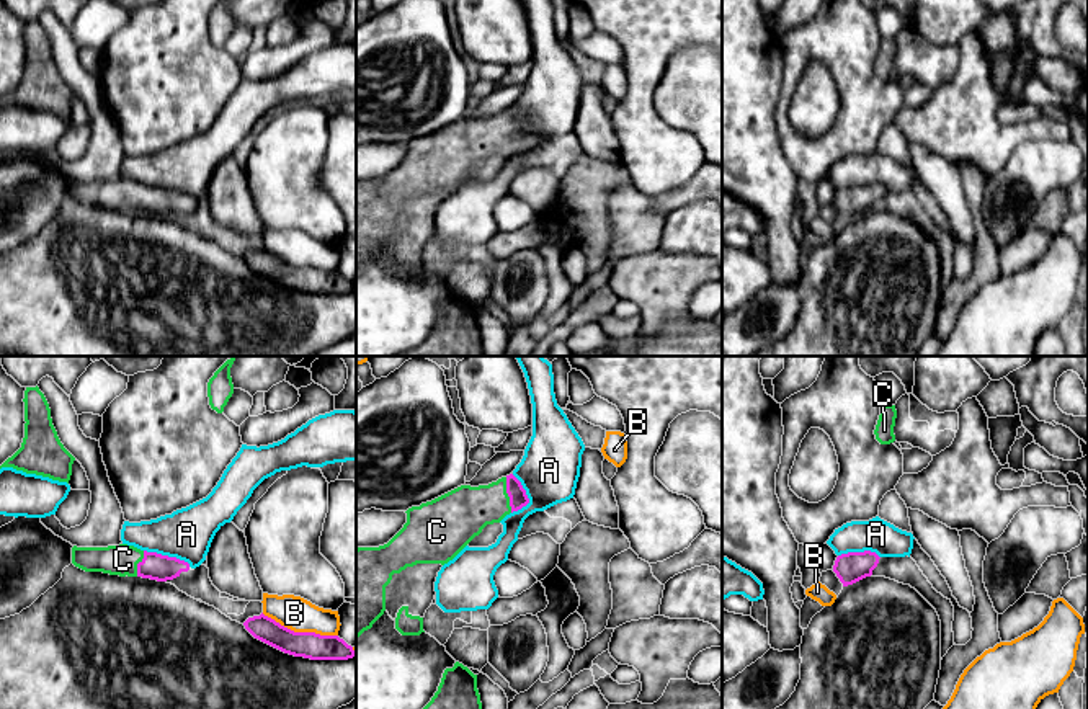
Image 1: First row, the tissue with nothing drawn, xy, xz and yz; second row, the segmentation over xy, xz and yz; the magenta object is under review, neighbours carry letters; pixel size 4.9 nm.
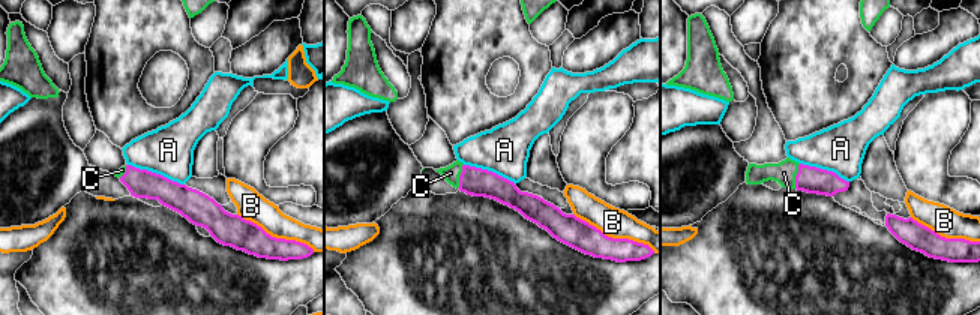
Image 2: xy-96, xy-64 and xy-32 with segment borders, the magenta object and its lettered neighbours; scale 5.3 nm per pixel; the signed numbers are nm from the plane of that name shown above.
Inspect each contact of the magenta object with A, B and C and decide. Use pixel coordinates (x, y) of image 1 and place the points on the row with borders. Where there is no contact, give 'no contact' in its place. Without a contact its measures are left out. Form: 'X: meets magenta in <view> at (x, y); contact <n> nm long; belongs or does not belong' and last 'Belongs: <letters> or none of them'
A: meets magenta in xy at (167, 556); contact 240 nm long; does not belong
B: meets magenta in xy at (299, 633); contact 400 nm long; does not belong
C: meets magenta in xz at (508, 495); contact 180 nm long; belongs
Belongs: C

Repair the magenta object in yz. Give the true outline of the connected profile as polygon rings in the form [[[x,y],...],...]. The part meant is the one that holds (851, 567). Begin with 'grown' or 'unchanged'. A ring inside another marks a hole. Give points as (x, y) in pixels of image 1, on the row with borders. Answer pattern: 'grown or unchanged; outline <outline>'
unchanged; outline [[[871,551],[841,554],[835,560],[833,572],[843,586],[848,586],[871,577],[872,570],[879,564],[879,559],[881,557]]]

